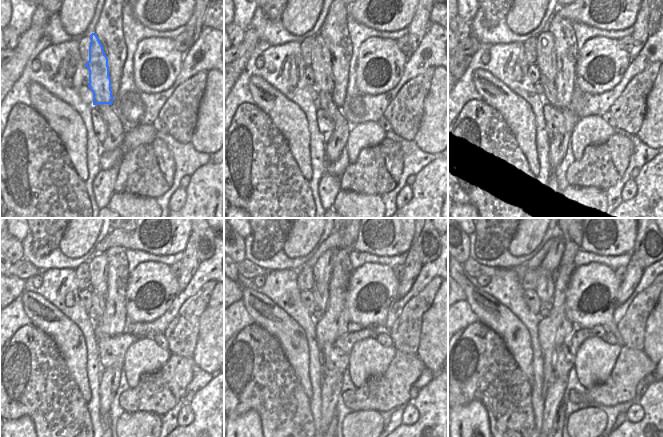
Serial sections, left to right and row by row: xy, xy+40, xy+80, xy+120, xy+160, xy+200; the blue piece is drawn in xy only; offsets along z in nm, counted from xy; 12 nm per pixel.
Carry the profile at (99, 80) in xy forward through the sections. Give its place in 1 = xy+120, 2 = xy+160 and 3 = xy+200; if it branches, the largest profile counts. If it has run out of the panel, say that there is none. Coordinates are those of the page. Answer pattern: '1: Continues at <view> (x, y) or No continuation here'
1: Continues at xy+120 (98, 267)
2: Continues at xy+160 (322, 271)
3: Continues at xy+200 (551, 261)

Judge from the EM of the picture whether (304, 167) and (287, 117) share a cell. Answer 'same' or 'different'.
same

